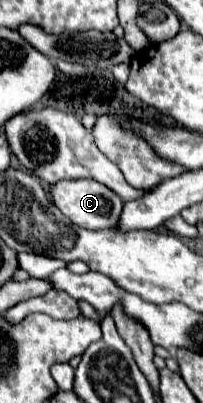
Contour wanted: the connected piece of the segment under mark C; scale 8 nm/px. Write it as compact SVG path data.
M78 178L78 180L62 180L52 184L50 188L52 204L76 226L88 228L88 230L104 230L114 228L114 218L122 212L122 200L118 194L114 194L104 184L90 180L90 178Z

